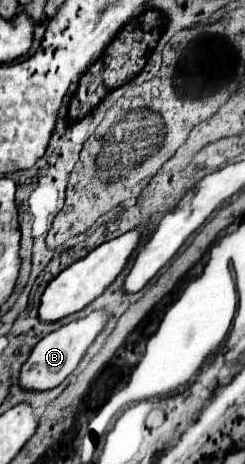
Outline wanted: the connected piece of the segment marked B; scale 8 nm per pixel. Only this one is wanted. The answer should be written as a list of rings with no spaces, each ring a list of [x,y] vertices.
[[[93,311],[85,319],[63,325],[57,331],[43,337],[33,347],[29,359],[23,363],[23,367],[19,371],[19,387],[25,391],[47,391],[47,389],[57,387],[79,365],[83,353],[93,343],[93,339],[99,335],[99,331],[103,329],[105,323],[107,323],[107,315],[103,311]]]

